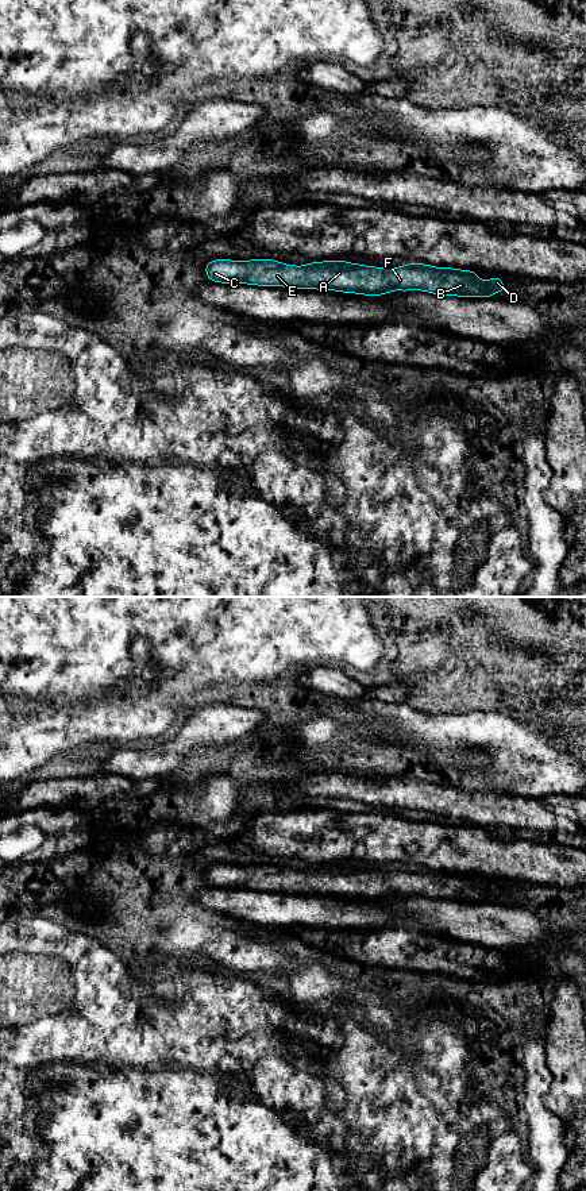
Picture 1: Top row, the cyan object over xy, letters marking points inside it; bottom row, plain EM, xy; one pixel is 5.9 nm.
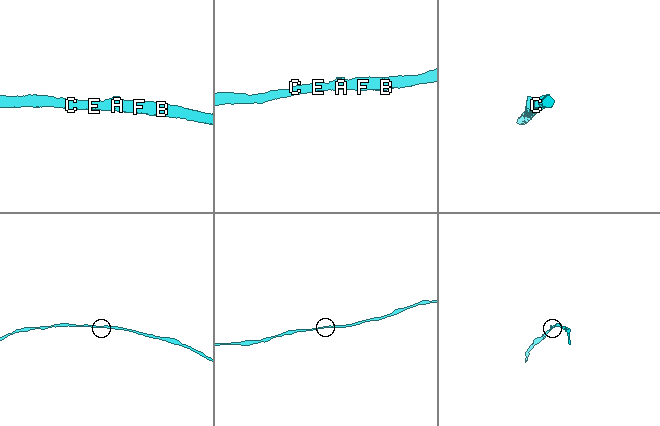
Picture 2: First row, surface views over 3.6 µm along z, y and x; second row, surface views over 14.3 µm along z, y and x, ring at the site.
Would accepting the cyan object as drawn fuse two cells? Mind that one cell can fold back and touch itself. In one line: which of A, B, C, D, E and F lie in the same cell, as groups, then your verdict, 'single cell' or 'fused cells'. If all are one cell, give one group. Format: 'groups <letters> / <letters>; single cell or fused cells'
groups A B C D E F; single cell

